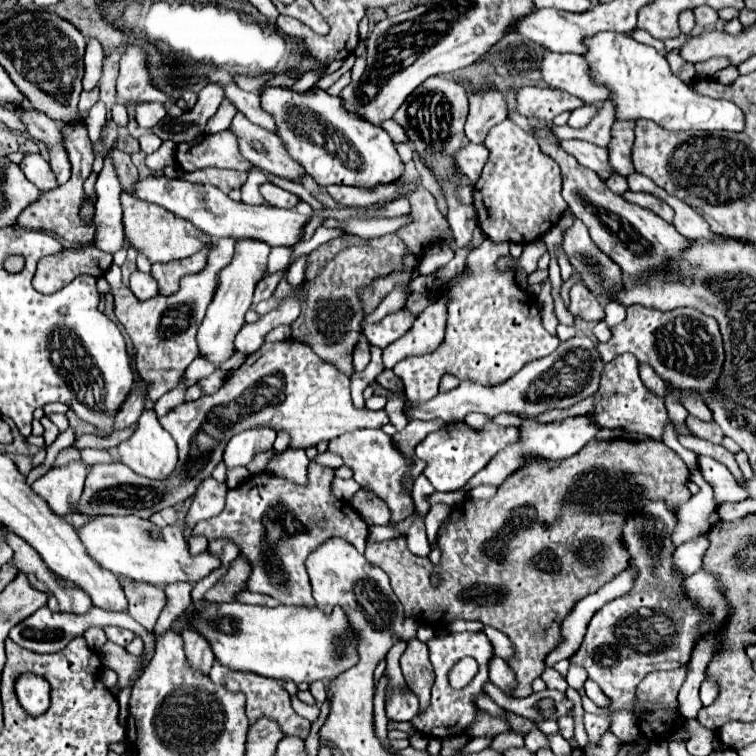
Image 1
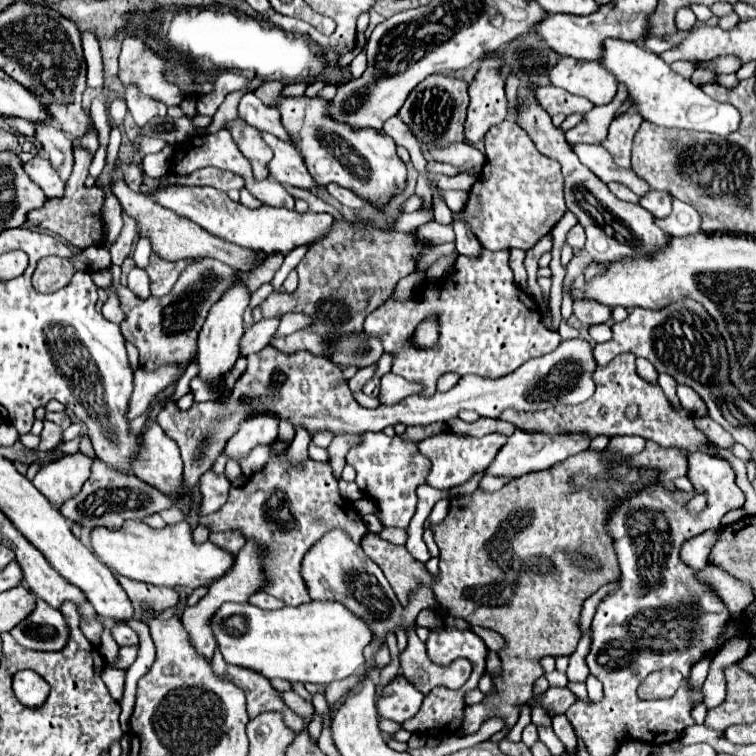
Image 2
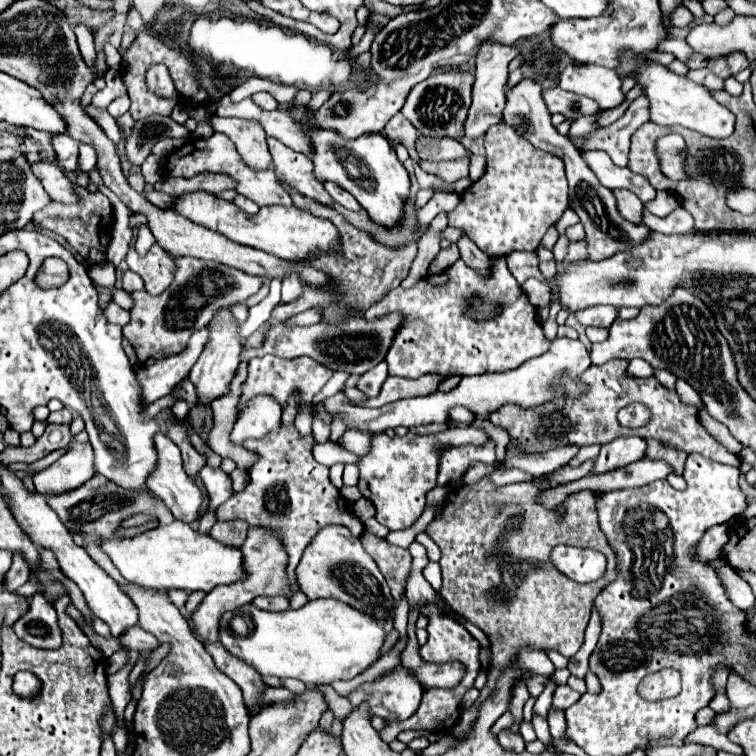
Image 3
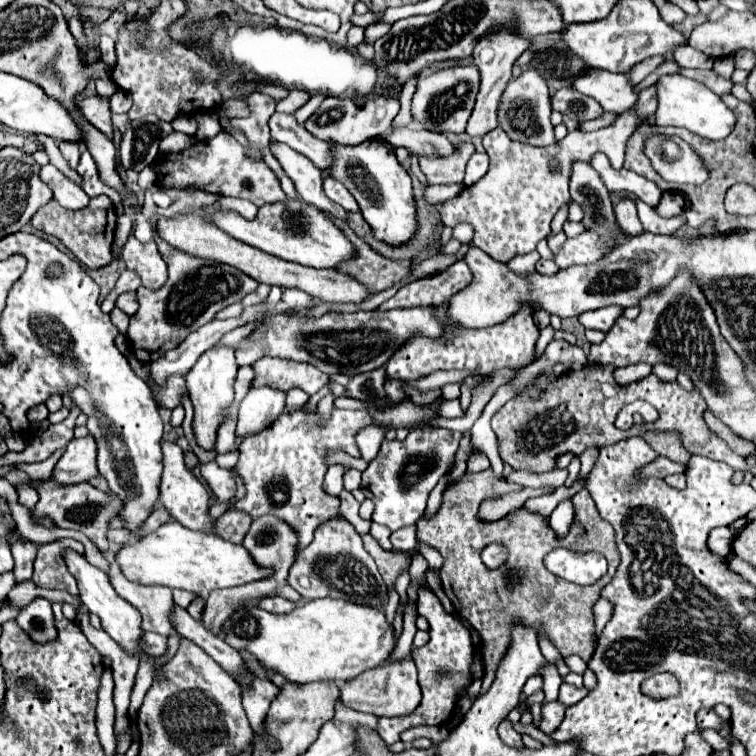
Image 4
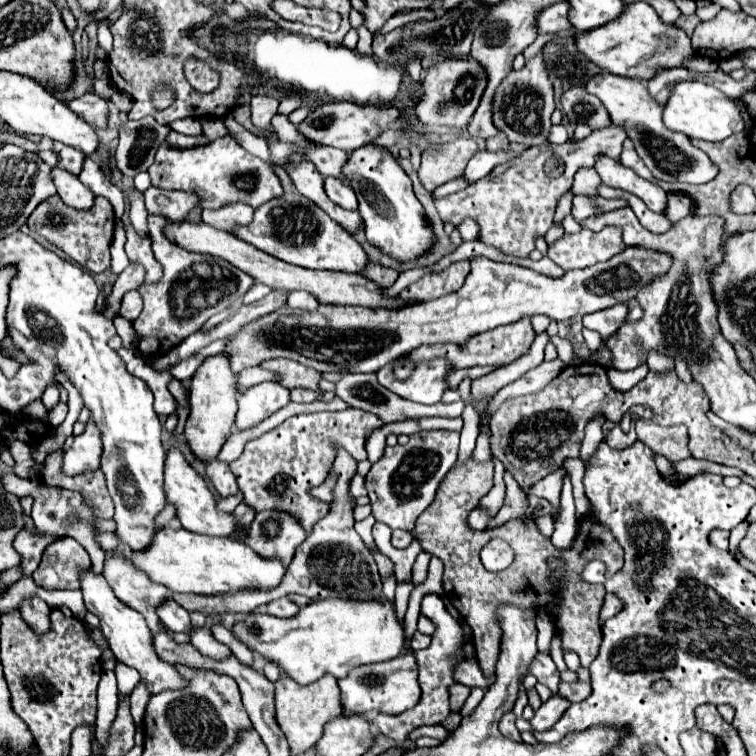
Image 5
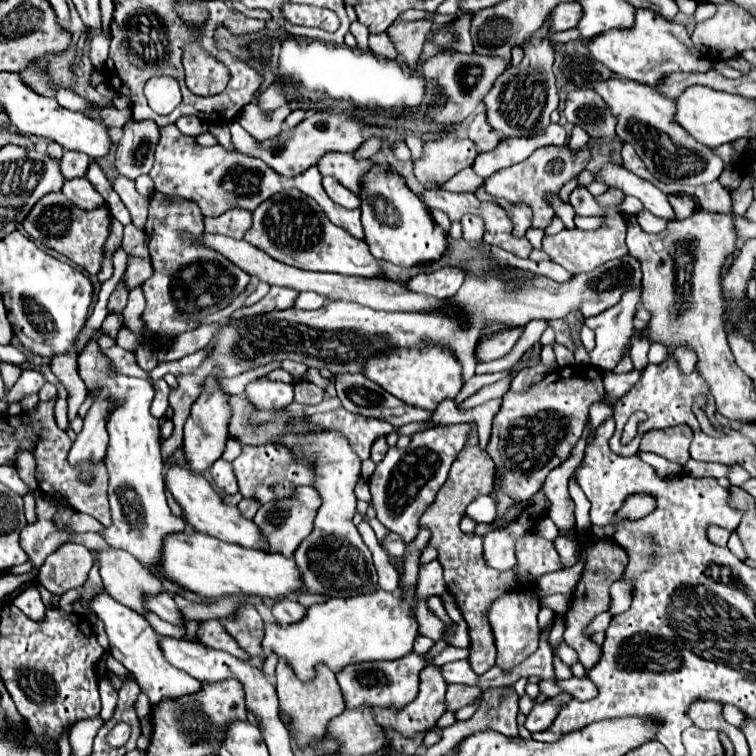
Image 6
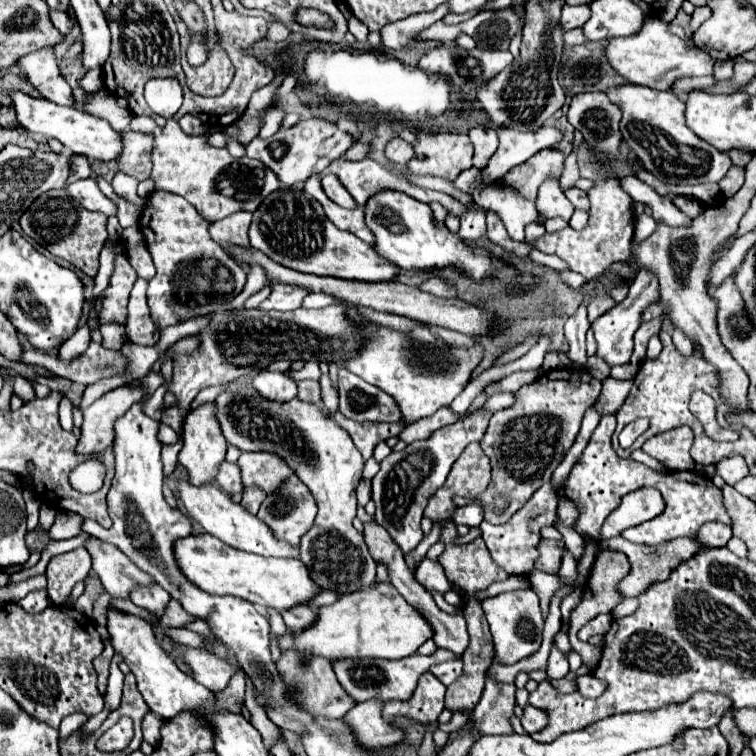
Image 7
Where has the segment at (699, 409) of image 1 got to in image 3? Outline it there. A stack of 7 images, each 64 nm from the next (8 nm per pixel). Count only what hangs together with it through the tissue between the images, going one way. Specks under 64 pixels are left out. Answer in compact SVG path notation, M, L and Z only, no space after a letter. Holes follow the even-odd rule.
M678 380L676 382L676 390L678 390L678 394L680 394L680 398L686 402L686 404L690 404L690 406L698 406L698 408L704 408L704 404L700 402L700 396L698 396L698 392L686 382L686 380Z

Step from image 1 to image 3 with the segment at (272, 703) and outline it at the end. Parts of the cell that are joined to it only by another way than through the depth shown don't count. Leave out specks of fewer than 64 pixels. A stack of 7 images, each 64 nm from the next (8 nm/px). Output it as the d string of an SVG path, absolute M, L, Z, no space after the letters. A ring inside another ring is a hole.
M204 642L204 648L214 658L216 666L240 686L240 690L244 692L246 706L252 710L252 714L258 712L258 708L260 708L258 692L262 692L262 688L264 688L262 676L254 668L250 668L250 664L246 664L244 660L232 656L220 642Z

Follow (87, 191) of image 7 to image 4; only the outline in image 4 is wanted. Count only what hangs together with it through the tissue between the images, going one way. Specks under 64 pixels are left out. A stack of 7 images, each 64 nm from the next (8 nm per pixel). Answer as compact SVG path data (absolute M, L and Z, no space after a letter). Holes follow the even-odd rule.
M52 164L42 166L40 176L52 188L54 198L58 200L60 206L64 206L68 210L80 210L80 208L88 206L90 196L78 184L74 184L70 178L66 178L56 166L52 166Z

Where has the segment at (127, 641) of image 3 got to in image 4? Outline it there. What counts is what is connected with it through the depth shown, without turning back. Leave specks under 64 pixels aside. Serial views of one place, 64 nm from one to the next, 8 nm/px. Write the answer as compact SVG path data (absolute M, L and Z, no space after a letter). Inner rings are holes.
M146 632L142 638L142 648L146 648L150 656L164 656L168 650L168 640L156 632Z

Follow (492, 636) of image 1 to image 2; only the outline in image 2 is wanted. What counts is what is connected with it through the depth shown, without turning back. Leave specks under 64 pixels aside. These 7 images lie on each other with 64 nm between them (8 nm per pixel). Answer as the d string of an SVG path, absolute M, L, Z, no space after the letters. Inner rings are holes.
M472 626L470 630L472 630L476 636L480 636L480 638L482 638L482 642L486 644L486 648L488 648L488 650L494 650L494 652L498 652L500 648L504 648L504 638L502 638L500 634L496 634L494 630L480 628L480 626Z

